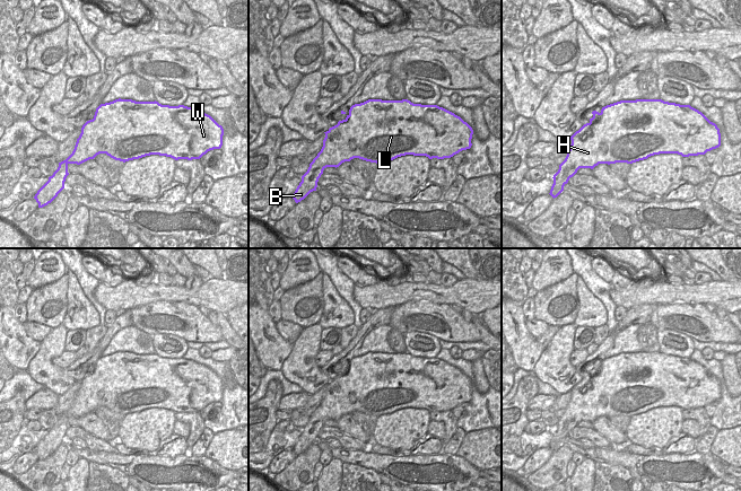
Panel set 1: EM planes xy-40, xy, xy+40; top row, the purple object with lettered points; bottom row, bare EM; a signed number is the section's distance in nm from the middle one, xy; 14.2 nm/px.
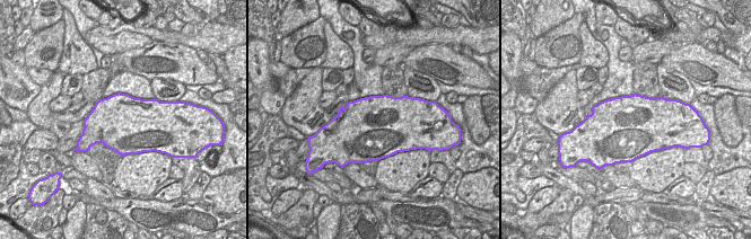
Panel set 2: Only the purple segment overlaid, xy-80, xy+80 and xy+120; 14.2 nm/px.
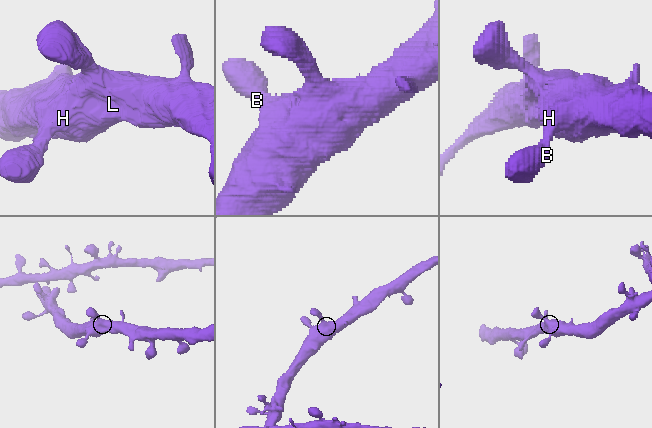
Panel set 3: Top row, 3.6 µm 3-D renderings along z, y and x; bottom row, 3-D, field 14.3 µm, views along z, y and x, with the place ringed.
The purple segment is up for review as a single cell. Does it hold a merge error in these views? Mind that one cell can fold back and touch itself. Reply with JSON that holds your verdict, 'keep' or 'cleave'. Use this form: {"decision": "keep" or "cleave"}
{"decision": "keep"}

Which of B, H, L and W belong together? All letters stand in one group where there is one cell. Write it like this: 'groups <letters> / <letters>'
groups B H L W

